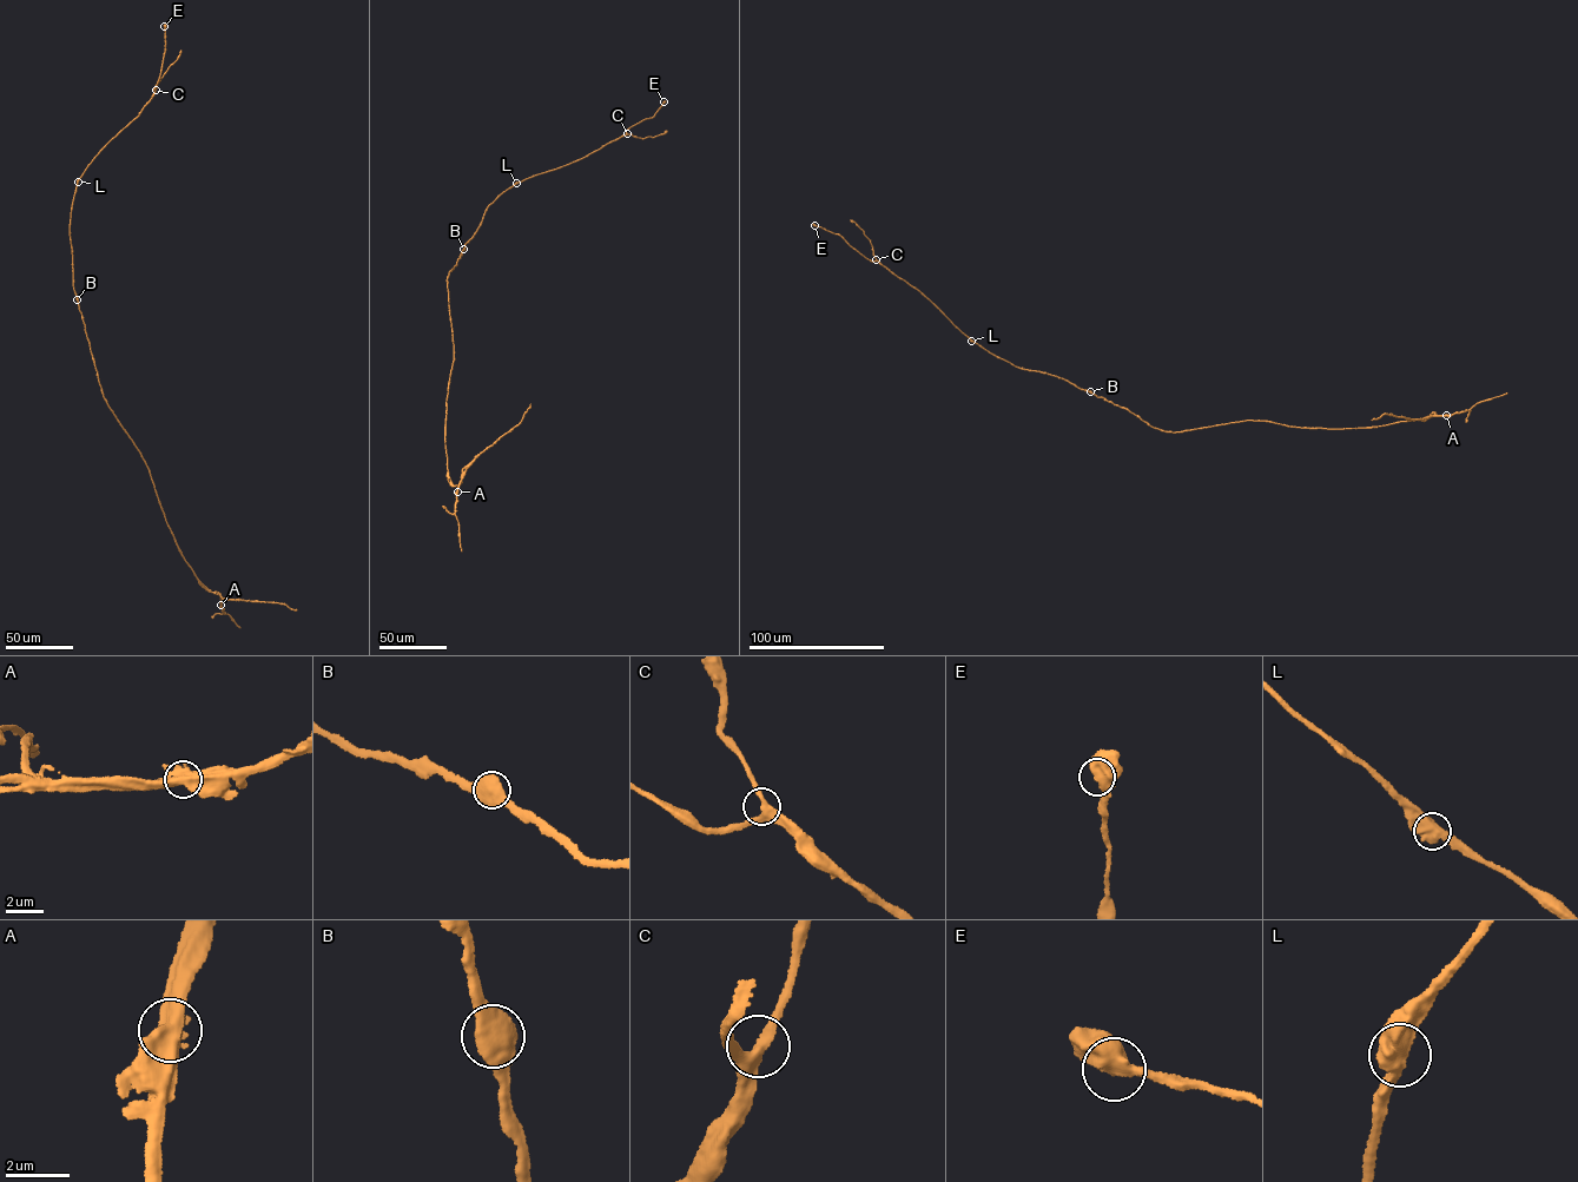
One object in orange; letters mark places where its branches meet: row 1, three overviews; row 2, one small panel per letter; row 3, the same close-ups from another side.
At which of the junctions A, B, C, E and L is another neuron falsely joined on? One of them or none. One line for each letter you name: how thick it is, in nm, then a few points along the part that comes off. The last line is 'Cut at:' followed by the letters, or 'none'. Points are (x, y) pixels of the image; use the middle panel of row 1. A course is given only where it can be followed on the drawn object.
A: calibre 550 nm; course (457, 492), (461, 477), (460, 483), (453, 486), (447, 473)
Cut at: A

